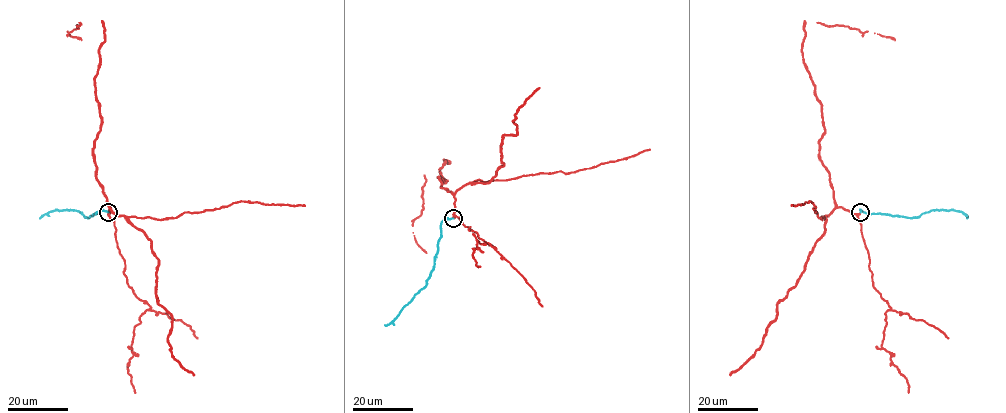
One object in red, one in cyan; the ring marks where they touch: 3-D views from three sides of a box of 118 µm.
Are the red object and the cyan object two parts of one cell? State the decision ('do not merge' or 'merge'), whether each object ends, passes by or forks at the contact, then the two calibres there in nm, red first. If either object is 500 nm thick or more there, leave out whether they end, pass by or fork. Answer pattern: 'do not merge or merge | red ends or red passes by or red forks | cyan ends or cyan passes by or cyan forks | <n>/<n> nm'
merge | red ends | cyan ends | 320/150 nm

